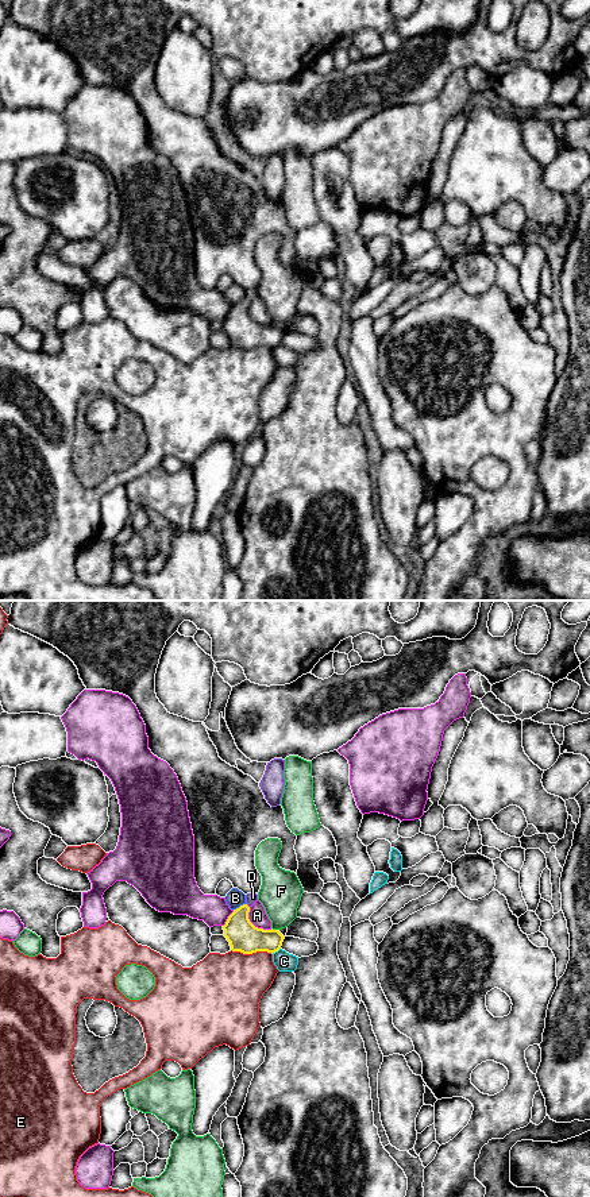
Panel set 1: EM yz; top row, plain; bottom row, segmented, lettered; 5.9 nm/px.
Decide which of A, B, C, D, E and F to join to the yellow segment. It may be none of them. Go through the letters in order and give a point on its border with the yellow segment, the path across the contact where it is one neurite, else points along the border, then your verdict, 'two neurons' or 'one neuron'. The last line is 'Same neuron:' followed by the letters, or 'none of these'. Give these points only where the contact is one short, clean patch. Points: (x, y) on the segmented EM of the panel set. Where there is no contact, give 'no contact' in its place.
A: yz (253, 925) | two neurons
B: yz (240, 906) | two neurons
C: yz (276, 950) | two neurons
D: yz (247, 906) | across yz (243, 937), (247, 906), (250, 898) | one neuron
E: yz (251, 953) | two neurons
F: yz (274, 930) | two neurons
Same neuron: D

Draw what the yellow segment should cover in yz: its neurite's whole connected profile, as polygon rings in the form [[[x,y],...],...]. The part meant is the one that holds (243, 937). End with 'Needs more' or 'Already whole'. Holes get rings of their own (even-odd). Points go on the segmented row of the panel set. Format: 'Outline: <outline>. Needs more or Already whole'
Outline: [[[247,893],[246,903],[228,916],[223,926],[224,937],[232,951],[252,954],[257,951],[275,953],[281,949],[285,937],[278,930],[255,927],[250,919],[250,907],[258,900],[257,893]]]. Needs more

